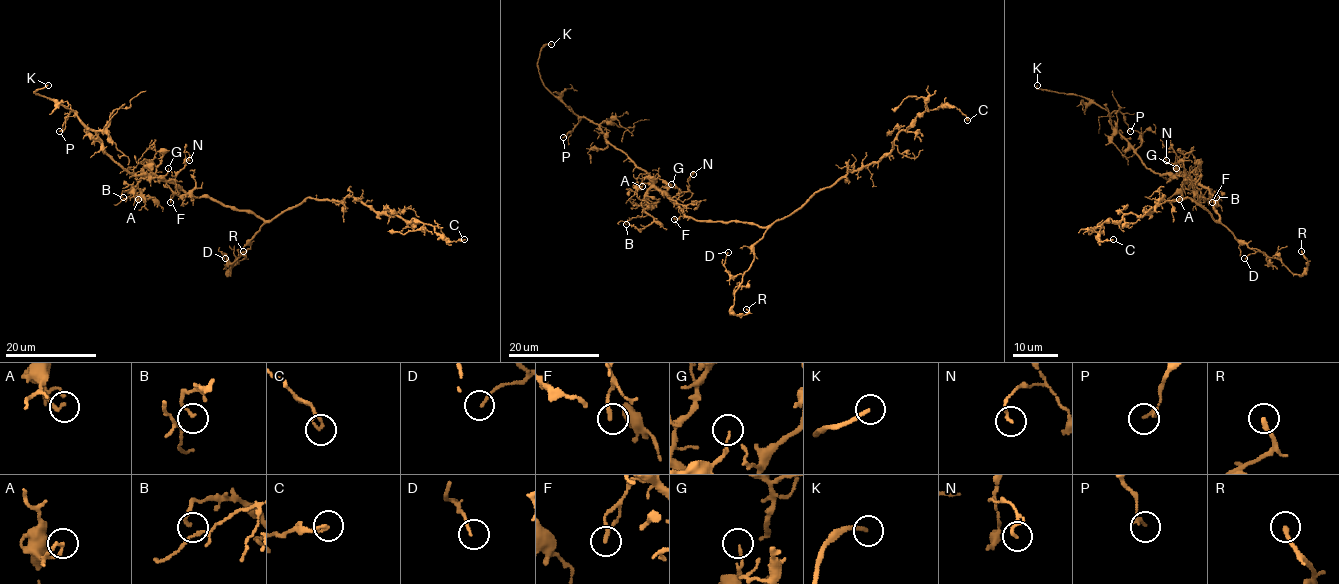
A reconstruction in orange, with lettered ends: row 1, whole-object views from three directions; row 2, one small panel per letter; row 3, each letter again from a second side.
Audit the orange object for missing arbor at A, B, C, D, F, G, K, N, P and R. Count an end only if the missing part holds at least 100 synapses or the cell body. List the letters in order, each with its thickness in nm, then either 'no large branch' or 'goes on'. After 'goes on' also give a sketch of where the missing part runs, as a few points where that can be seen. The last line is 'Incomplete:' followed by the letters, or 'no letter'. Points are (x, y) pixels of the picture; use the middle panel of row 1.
A: 160 nm thick; no large branch
B: 80 nm thick; no large branch
C: 160 nm thick; no large branch
D: 110 nm thick; no large branch
F: 200 nm thick; no large branch
G: 100 nm thick; no large branch
K: 180 nm thick; goes on; missing branch runs (551, 44), (564, 55), (581, 43), (591, 46), (606, 59), (609, 68)
N: 150 nm thick; no large branch
P: 150 nm thick; no large branch
R: 200 nm thick; no large branch
Incomplete: K

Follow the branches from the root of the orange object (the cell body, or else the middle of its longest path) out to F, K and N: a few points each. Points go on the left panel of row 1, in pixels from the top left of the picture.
F: (223, 205), (208, 197), (193, 197), (179, 188), (170, 196), (170, 202)
K: (223, 205), (208, 197), (187, 195), (153, 175), (128, 173), (73, 111), (34, 92), (48, 85)
N: (223, 205), (208, 197), (187, 195), (169, 181), (185, 164), (184, 152), (188, 153), (189, 160)

